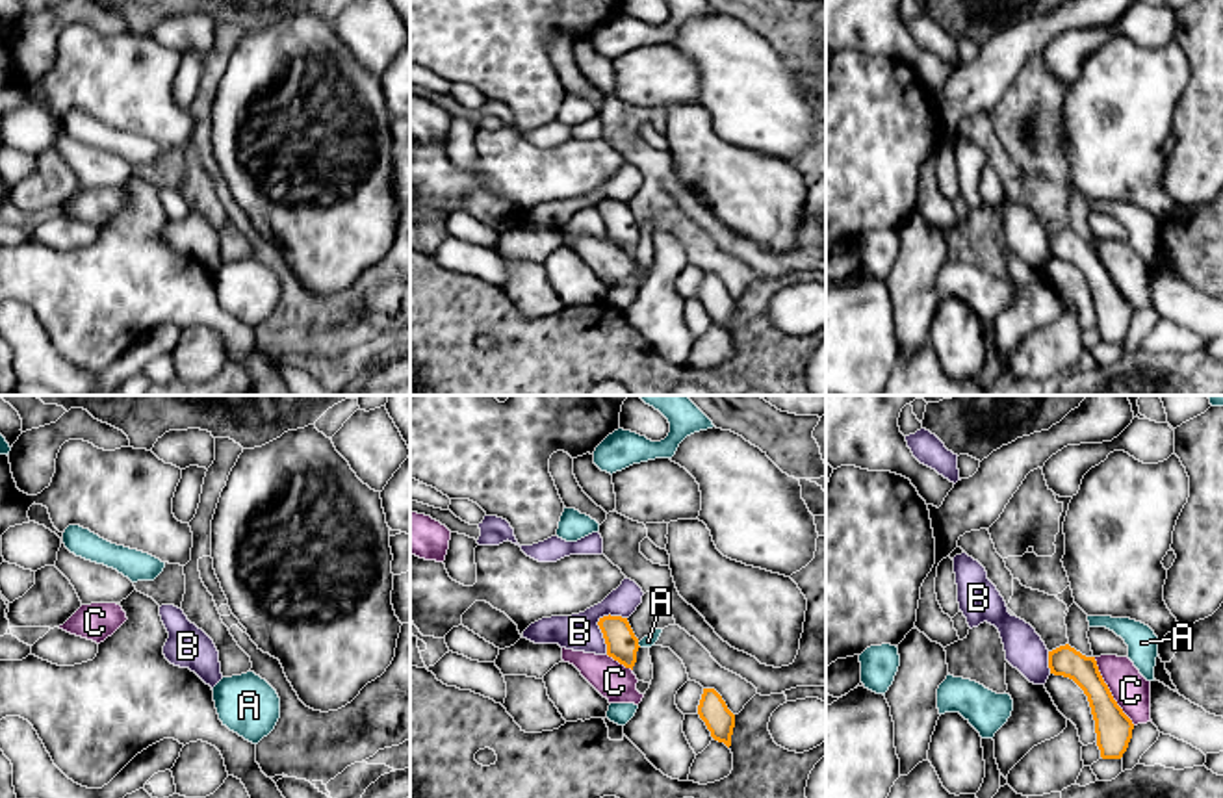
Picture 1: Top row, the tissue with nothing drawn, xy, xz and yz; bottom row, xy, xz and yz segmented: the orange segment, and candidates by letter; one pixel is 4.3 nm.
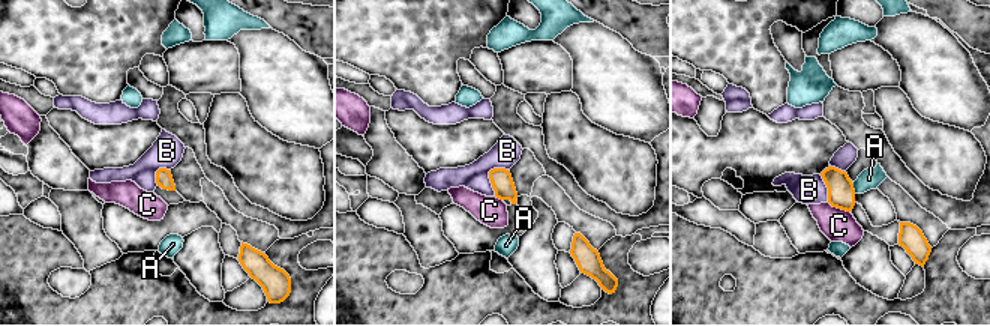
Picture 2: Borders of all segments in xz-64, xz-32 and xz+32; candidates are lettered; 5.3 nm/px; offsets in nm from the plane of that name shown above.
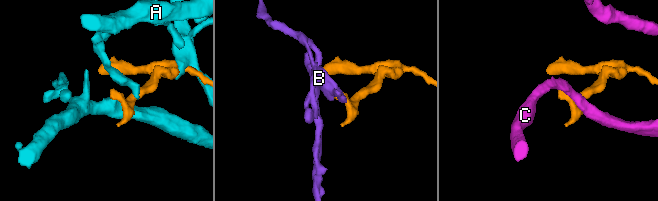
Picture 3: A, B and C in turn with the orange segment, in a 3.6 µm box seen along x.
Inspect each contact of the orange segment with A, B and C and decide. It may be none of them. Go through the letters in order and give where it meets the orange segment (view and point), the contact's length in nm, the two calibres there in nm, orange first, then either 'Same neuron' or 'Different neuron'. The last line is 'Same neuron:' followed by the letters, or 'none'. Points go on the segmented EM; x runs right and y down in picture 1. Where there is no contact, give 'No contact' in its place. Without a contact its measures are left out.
A: Touches orange at xz (637, 644). Shared border 30 nm. Thickness 140 nm (orange) against 50 nm. Different neuron
B: Touches orange at xz (598, 624). Shared border 190 nm. Thickness 140 nm (orange) against 160 nm. Different neuron
C: Touches orange at yz (1108, 691). Shared border 340 nm. Thickness 160 nm (orange) against 160 nm. Different neuron
Same neuron: none

